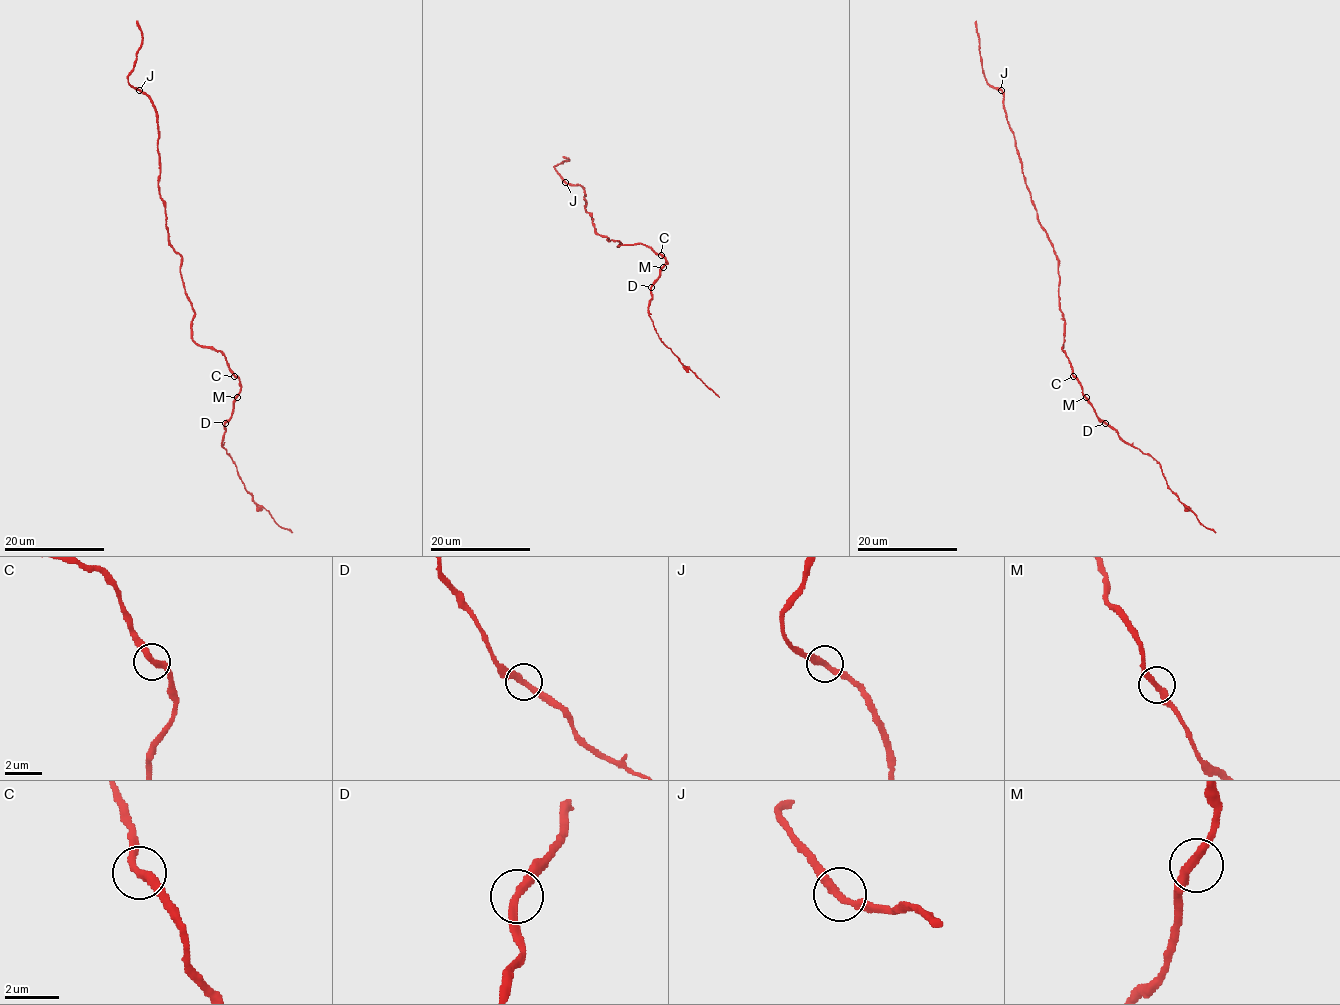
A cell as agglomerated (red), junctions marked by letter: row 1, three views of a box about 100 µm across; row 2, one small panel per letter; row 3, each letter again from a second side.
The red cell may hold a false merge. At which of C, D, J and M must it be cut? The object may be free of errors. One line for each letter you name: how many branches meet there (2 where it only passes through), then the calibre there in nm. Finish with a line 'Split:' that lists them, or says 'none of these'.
Split: none of these

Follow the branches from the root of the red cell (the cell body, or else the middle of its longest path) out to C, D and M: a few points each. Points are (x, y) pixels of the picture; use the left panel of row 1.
C: (193, 309), (192, 338), (199, 345), (218, 350), (234, 376)
D: (193, 309), (192, 338), (199, 345), (218, 350), (239, 381), (241, 389), (234, 400), (233, 414), (224, 422)
M: (193, 309), (192, 338), (199, 345), (212, 346), (224, 356), (229, 370), (239, 381), (237, 397)

